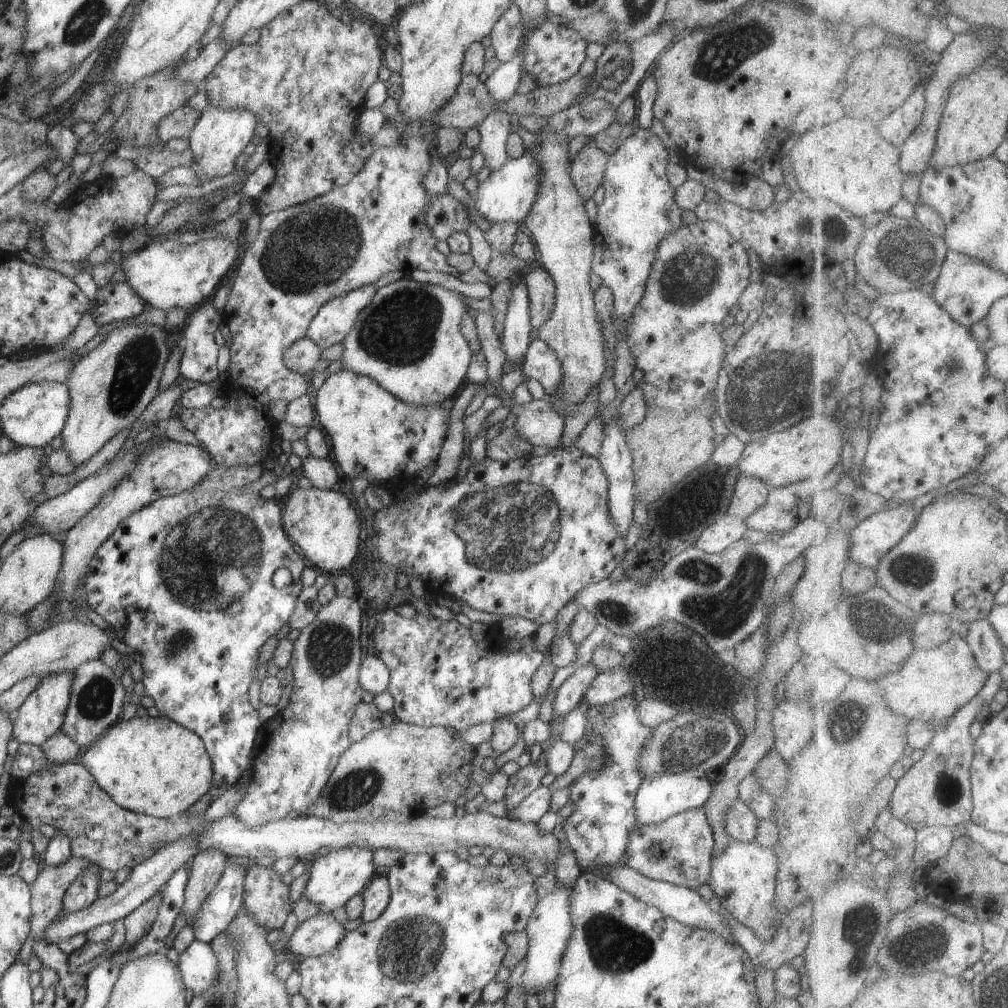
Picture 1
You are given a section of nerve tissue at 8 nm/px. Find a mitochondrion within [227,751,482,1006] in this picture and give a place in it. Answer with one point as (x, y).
(414, 948)

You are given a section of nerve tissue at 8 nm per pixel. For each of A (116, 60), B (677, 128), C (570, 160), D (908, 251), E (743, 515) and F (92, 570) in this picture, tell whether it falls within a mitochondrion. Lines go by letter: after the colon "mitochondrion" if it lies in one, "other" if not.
A: other
B: other
C: other
D: mitochondrion
E: other
F: other

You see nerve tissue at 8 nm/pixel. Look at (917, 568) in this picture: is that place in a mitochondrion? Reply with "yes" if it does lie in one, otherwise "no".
yes

